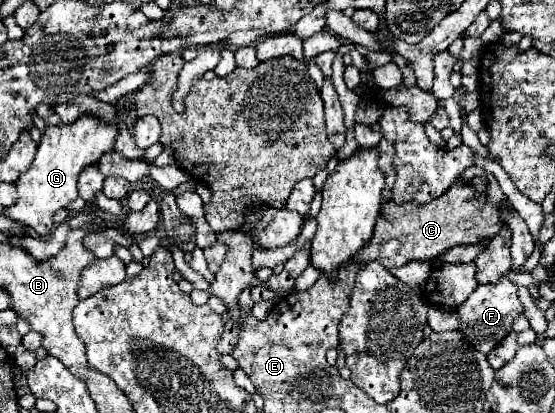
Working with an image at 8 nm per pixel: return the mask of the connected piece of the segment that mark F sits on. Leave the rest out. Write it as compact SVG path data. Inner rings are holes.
M507 276L501 278L495 284L479 284L477 290L465 300L465 304L461 304L457 308L459 314L459 332L463 334L463 338L479 352L489 354L493 348L497 348L503 338L513 330L513 320L523 314L523 304L519 300L517 294L517 284L513 284Z

